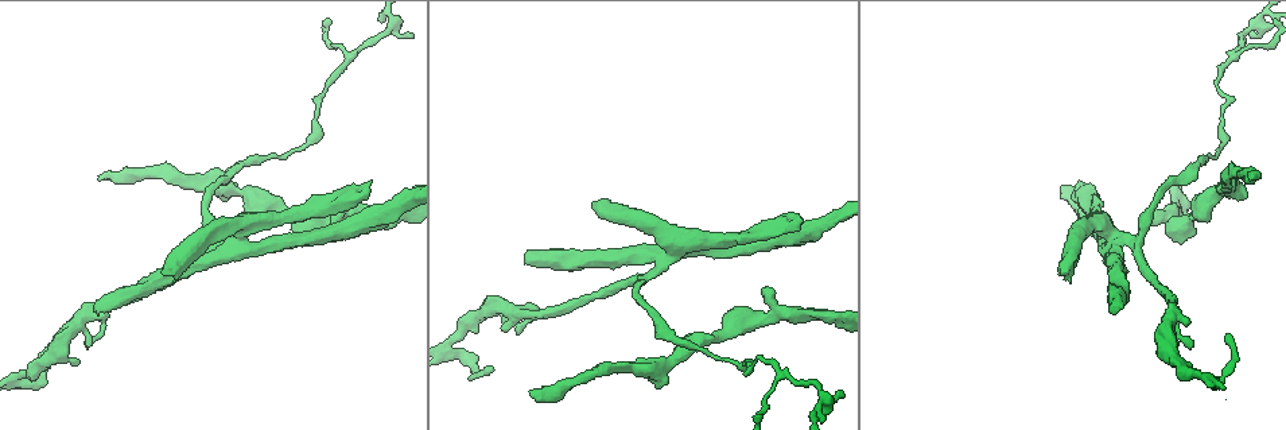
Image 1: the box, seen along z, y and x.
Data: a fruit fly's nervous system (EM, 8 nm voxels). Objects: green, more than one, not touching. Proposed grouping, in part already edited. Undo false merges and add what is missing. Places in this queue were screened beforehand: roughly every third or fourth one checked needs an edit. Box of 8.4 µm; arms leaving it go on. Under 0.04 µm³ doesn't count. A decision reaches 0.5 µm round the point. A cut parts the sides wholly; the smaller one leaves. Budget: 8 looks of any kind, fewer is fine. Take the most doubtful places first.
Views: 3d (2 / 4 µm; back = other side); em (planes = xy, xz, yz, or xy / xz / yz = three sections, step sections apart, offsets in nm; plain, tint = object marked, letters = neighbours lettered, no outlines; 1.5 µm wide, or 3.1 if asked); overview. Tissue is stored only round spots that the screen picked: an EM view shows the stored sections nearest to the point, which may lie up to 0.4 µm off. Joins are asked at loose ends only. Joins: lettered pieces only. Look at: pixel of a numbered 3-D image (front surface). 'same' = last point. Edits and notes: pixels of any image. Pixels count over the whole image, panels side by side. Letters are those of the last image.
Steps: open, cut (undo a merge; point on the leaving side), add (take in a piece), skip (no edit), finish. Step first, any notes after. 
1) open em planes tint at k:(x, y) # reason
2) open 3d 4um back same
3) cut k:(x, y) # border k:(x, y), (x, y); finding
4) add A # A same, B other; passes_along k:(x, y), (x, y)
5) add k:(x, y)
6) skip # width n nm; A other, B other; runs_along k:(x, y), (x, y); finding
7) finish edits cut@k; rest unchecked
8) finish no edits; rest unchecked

open em planes tint at 1:(1062, 275) # free end

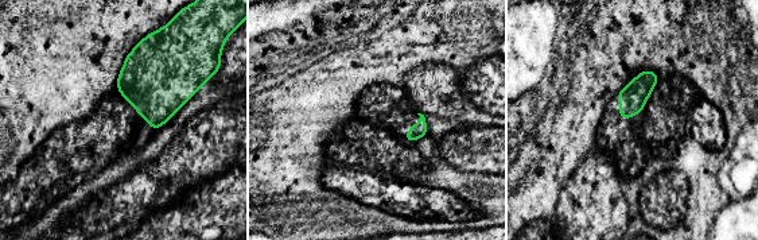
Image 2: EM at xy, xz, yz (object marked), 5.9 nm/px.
open em planes letters same # what lies round it

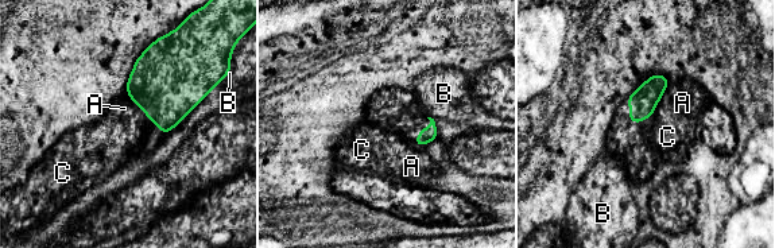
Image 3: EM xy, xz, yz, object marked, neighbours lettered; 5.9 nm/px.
skip # A other, B other, C other; border 3:(669, 85), (651, 115); none of them fits

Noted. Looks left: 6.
open em planes plain at 1:(670, 255) # arms run side by side

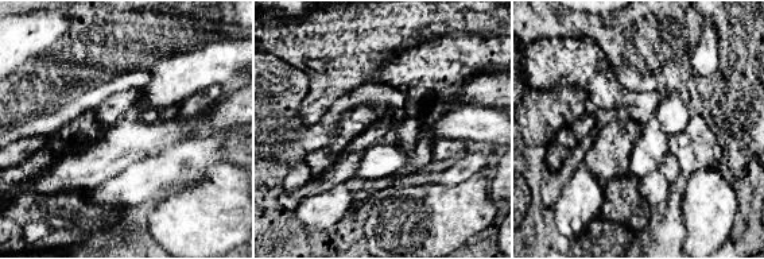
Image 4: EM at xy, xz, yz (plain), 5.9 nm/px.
open em planes letters same

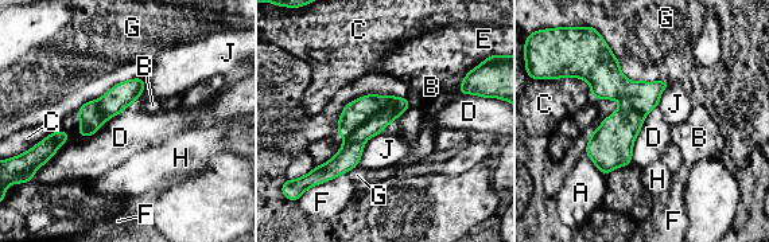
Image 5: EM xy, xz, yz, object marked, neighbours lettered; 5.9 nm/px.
cut 5:(357, 112) # width 60 nm; A other, B other, C other, D other, E other, F other, G other, H other, J other; border 5:(385, 96), (381, 108), (345, 139); two cells meet here

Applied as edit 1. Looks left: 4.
open overview

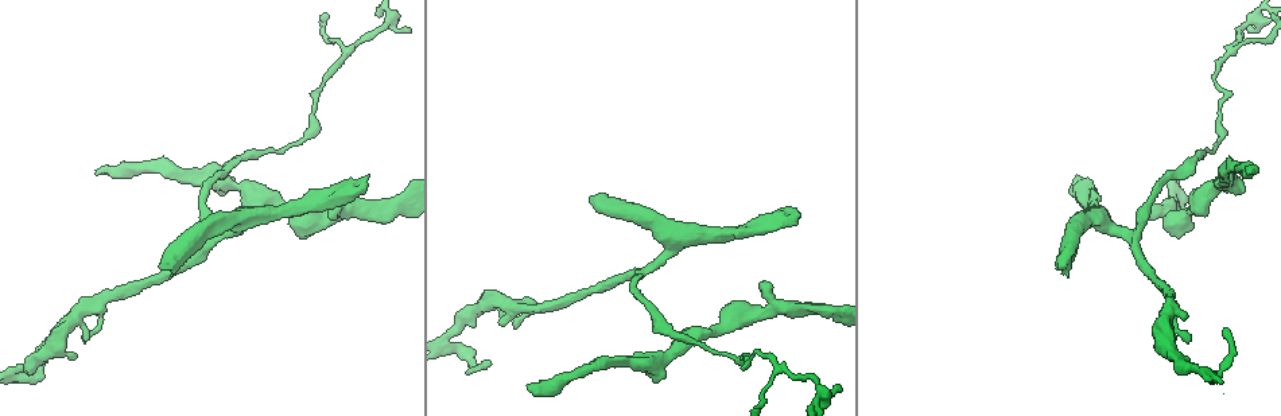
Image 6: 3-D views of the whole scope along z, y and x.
open em yz step 4 tint at 6:(1227, 328) # free end

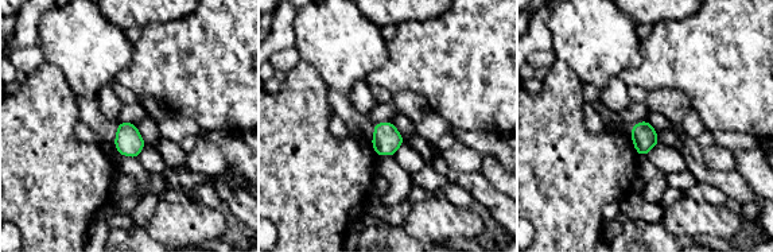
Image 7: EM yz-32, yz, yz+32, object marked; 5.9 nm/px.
open em planes tint same # another direction

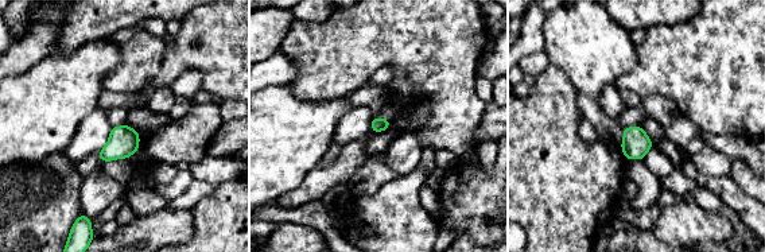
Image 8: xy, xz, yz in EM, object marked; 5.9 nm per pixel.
open em planes letters same # see the neighbours

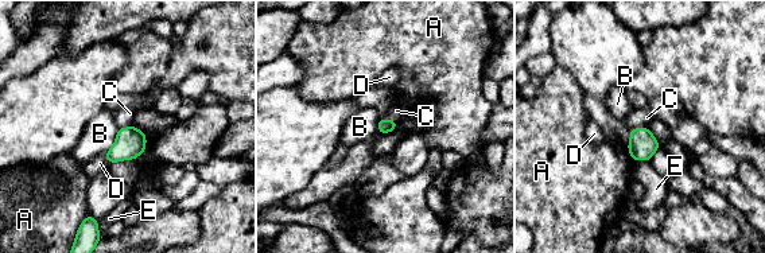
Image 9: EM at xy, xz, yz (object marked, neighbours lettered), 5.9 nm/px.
skip # A other, B other, C other, D other, E other; border 9:(379, 119), (397, 121); none of them fits

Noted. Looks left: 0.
finish edits cut@5; rest unchecked

